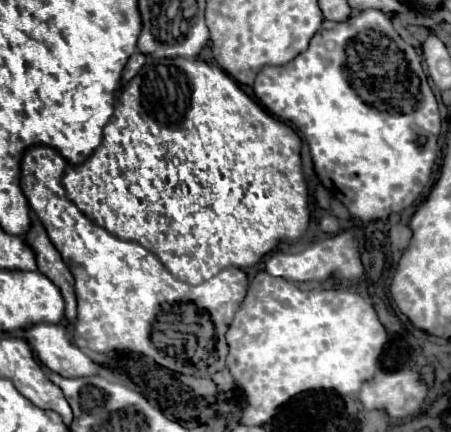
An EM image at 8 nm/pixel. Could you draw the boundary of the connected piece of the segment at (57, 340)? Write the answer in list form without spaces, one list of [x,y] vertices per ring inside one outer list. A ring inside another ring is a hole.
[[[37,324],[23,332],[39,362],[65,378],[97,376],[101,366],[83,354],[67,336],[63,324]]]

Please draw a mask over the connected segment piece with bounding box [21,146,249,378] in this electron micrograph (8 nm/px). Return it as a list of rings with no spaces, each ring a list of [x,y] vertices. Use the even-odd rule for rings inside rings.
[[[33,146],[21,160],[21,188],[75,276],[79,312],[73,330],[75,344],[105,356],[137,352],[171,372],[195,378],[225,370],[225,332],[247,296],[247,274],[241,268],[227,268],[197,286],[177,280],[147,248],[109,234],[79,212],[71,200],[59,198],[65,196],[61,186],[65,166],[67,162],[55,148]],[[155,330],[167,338],[169,350],[155,350]]]

